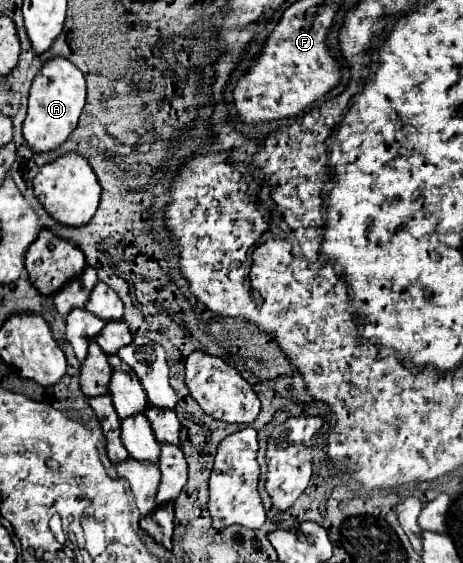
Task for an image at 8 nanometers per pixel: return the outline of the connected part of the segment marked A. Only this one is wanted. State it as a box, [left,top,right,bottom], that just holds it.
[24,56,86,152]

